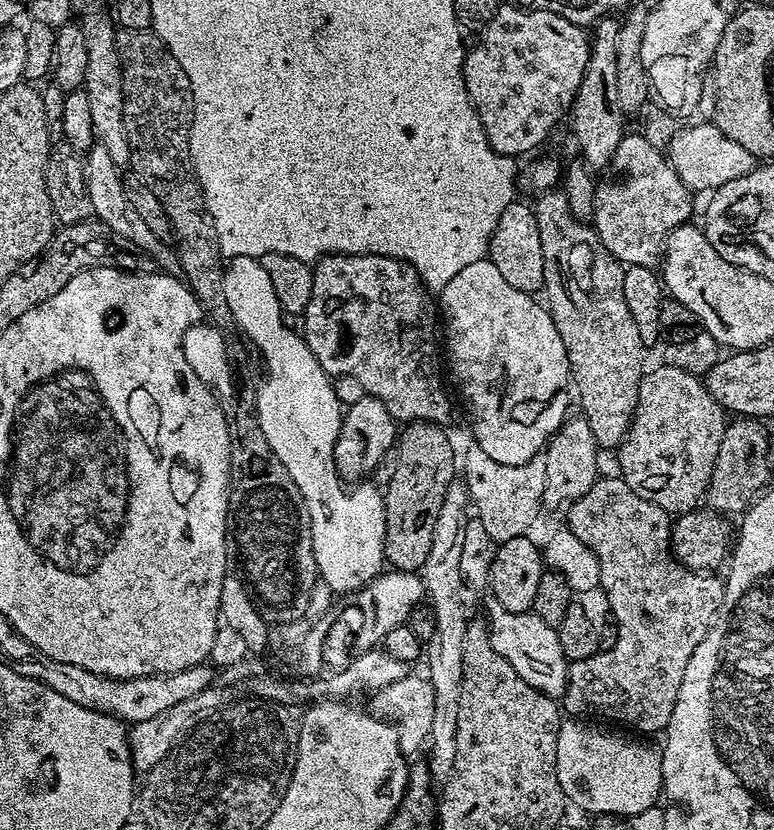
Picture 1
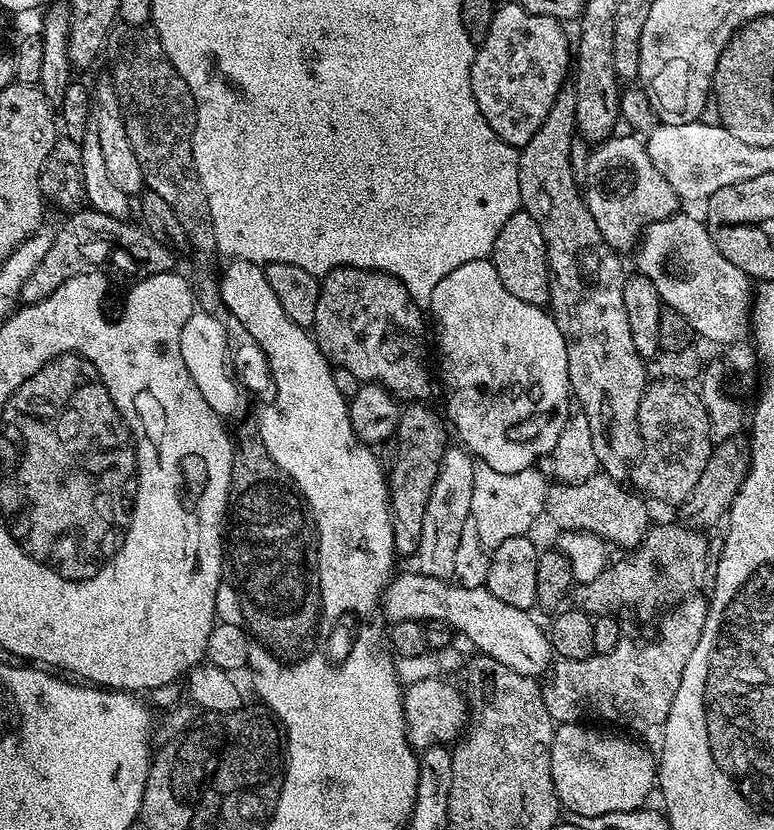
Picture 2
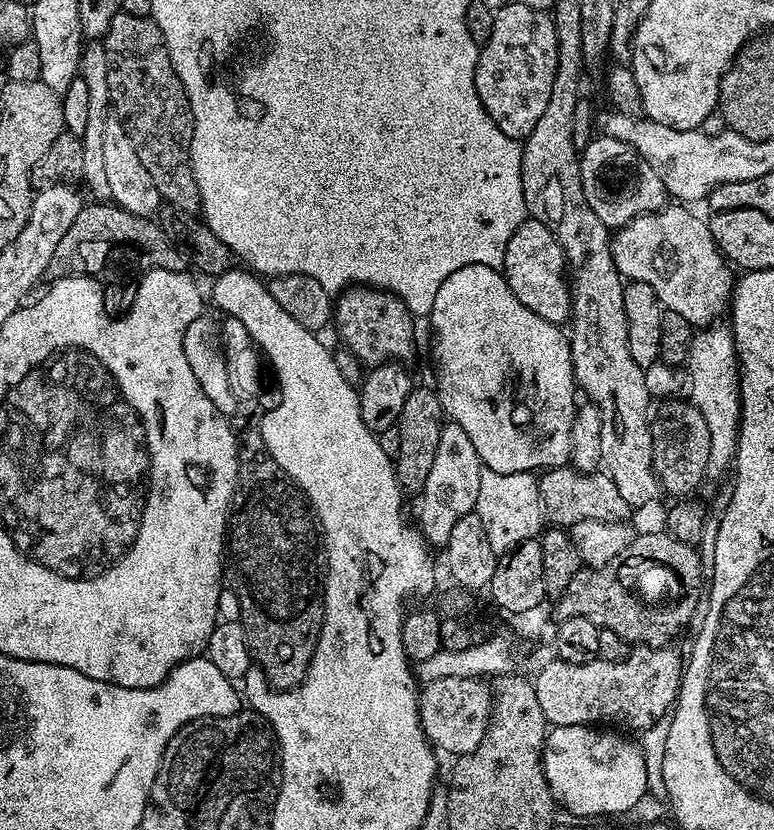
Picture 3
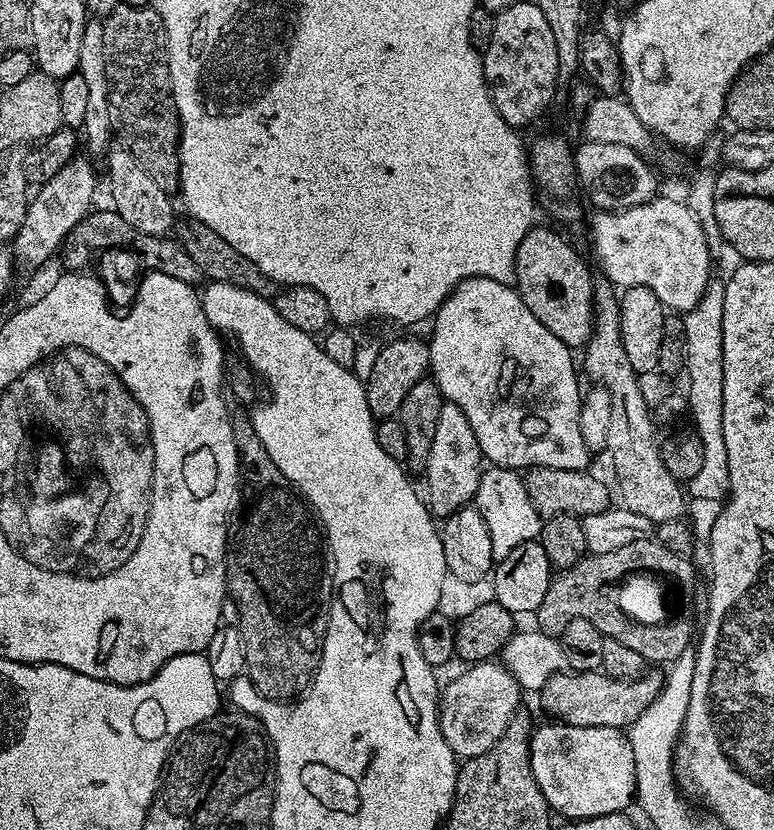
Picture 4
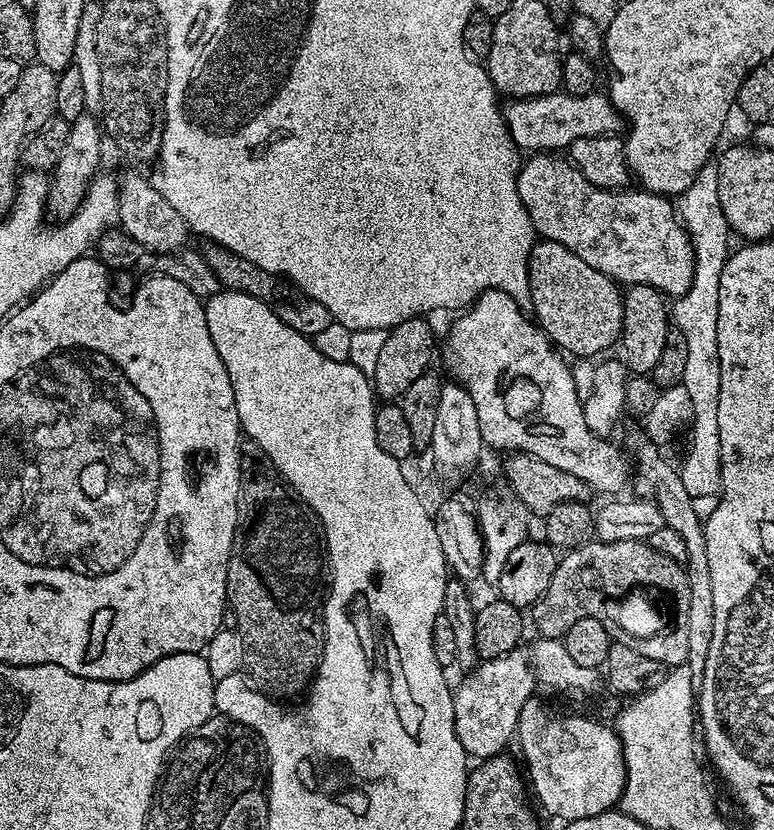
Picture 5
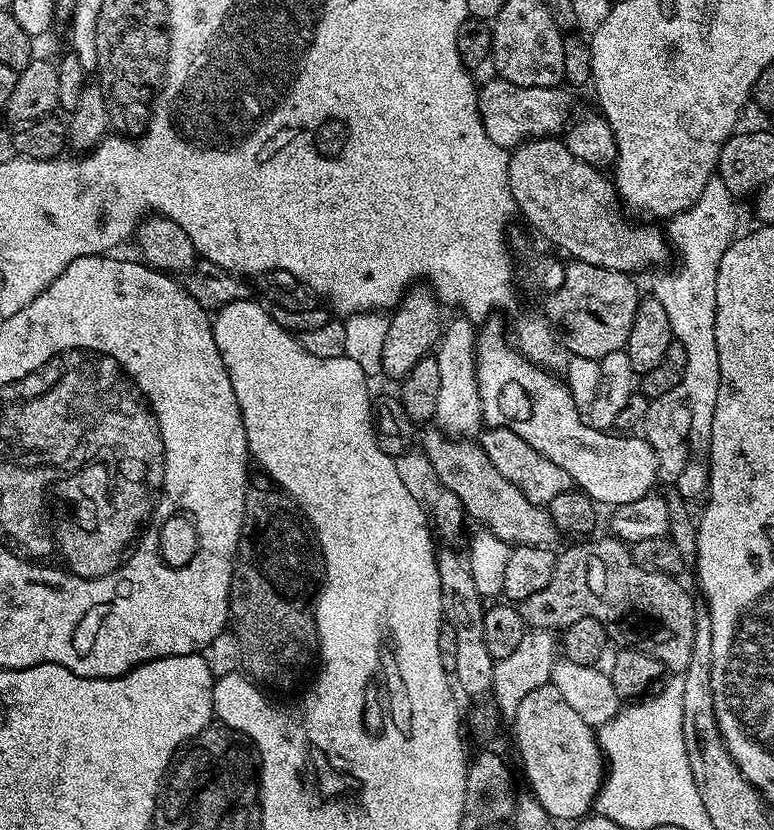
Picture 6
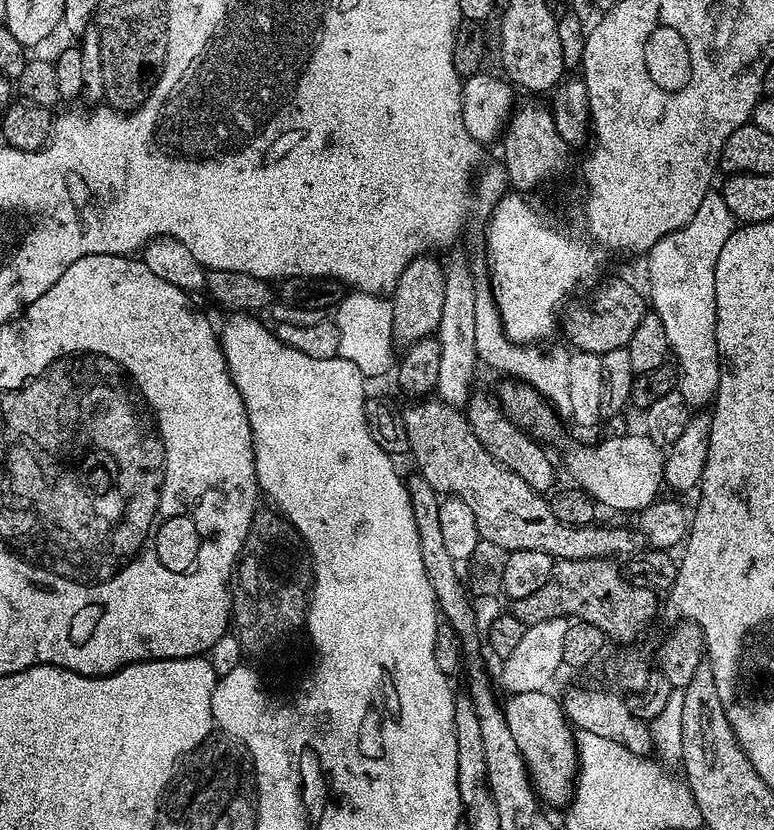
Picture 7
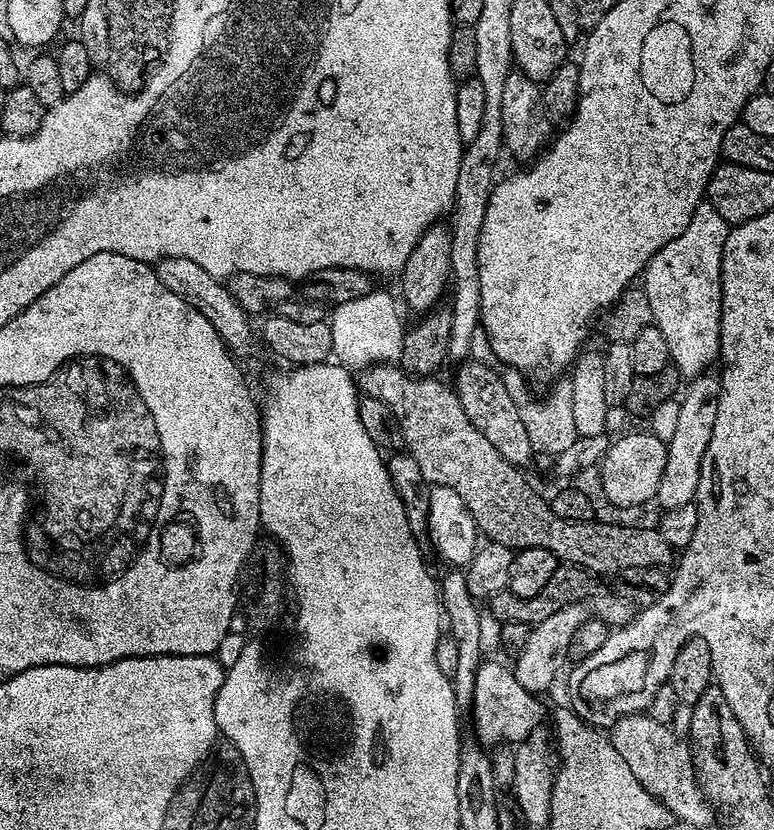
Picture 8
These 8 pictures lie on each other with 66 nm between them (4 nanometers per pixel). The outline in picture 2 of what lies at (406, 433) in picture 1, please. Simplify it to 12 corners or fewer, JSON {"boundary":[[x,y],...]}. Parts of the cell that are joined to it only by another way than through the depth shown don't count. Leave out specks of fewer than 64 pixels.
{"boundary":[[401,411],[388,491],[394,546],[412,556],[444,451],[446,420]]}

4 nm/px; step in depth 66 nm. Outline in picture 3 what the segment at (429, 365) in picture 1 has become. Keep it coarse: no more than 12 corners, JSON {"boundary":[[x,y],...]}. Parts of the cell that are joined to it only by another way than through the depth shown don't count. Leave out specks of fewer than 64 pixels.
{"boundary":[[392,292],[334,300],[340,344],[364,366],[416,352],[412,311]]}

